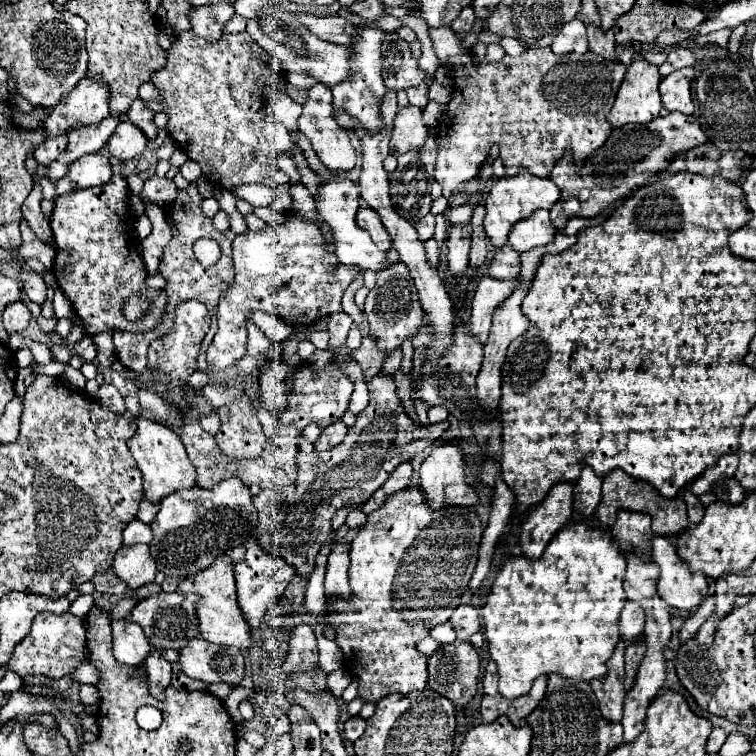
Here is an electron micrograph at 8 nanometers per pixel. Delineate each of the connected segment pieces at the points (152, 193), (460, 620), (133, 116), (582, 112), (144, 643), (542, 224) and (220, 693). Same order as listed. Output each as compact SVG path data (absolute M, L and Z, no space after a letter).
M148 178L144 180L144 188L140 192L140 198L144 202L160 202L160 204L168 204L176 198L176 186L172 180L168 178Z
M468 604L458 606L452 612L450 622L452 622L454 632L456 632L456 636L460 640L470 640L470 636L482 628L482 624L480 624L480 610L476 606L468 606Z
M144 100L132 102L132 106L130 106L130 110L128 110L126 116L128 116L128 120L134 126L138 126L146 134L146 138L154 138L158 134L158 128L154 124L154 112L146 106Z
M450 26L430 28L430 38L434 42L434 52L442 64L448 64L456 74L452 100L448 104L446 120L438 128L438 158L434 178L446 190L456 190L458 184L472 180L479 174L479 169L489 157L493 144L500 146L500 158L506 168L506 176L512 176L518 166L528 168L536 176L548 176L558 158L564 156L566 150L574 154L574 164L582 164L586 156L600 148L612 126L606 120L610 112L616 92L626 74L626 66L622 62L606 62L606 58L598 54L554 54L550 48L526 50L524 54L512 58L504 56L500 62L492 64L472 64L470 54L462 50L460 40Z
M130 620L112 622L114 636L114 658L124 664L140 664L150 652L150 644L142 634L142 628Z
M536 210L536 214L524 218L522 222L518 222L518 226L514 226L514 230L510 230L508 244L518 252L526 252L530 248L550 244L554 232L556 230L550 222L548 210Z
M218 682L218 684L210 684L208 686L208 692L214 694L216 698L220 698L220 700L226 700L228 694L230 694L230 690L232 690L232 686L226 684L226 682Z

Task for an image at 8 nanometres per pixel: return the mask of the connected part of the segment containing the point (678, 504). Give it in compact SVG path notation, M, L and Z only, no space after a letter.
M622 468L612 470L604 476L604 484L602 484L602 500L596 508L596 518L604 524L604 526L612 526L616 522L616 510L624 508L624 510L632 510L632 512L646 512L652 516L652 530L654 534L678 534L684 532L688 528L688 514L686 514L686 504L680 498L664 498L658 494L658 490L654 486L650 486L644 480L638 480L630 474L626 474Z

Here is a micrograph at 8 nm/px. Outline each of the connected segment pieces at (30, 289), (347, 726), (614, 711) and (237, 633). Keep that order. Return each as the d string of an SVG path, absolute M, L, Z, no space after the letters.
M20 274L20 284L26 292L26 296L36 302L36 304L42 304L46 300L46 284L42 280L40 274Z
M352 716L344 722L344 738L350 740L350 742L356 742L364 734L364 728L366 728L364 718L362 716Z
M618 642L614 654L610 656L608 664L608 674L604 678L598 678L594 682L590 682L598 704L600 704L600 712L606 720L610 722L620 722L622 718L622 704L624 704L624 642Z
M228 556L218 558L212 566L208 566L208 570L202 570L200 574L180 582L178 592L192 592L202 596L202 600L198 602L198 622L200 622L200 634L204 640L214 644L224 644L224 646L236 646L240 650L246 650L252 644L250 624L246 622L242 608L238 606L234 562Z

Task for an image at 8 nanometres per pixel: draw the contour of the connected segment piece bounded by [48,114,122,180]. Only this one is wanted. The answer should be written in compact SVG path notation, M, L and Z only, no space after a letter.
M110 114L102 122L98 122L98 126L82 126L78 130L70 130L66 152L54 164L50 164L48 178L60 180L76 158L80 158L88 152L98 152L108 142L110 134L114 132L114 128L118 126L120 120L122 118L114 118L114 114Z

